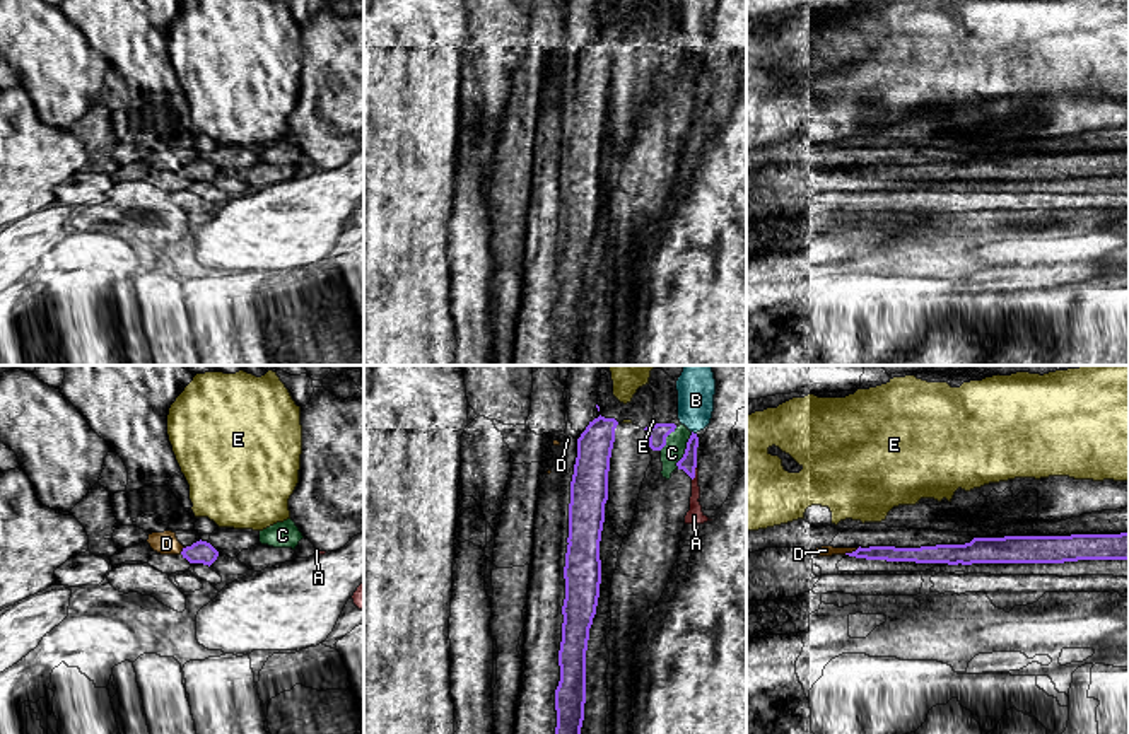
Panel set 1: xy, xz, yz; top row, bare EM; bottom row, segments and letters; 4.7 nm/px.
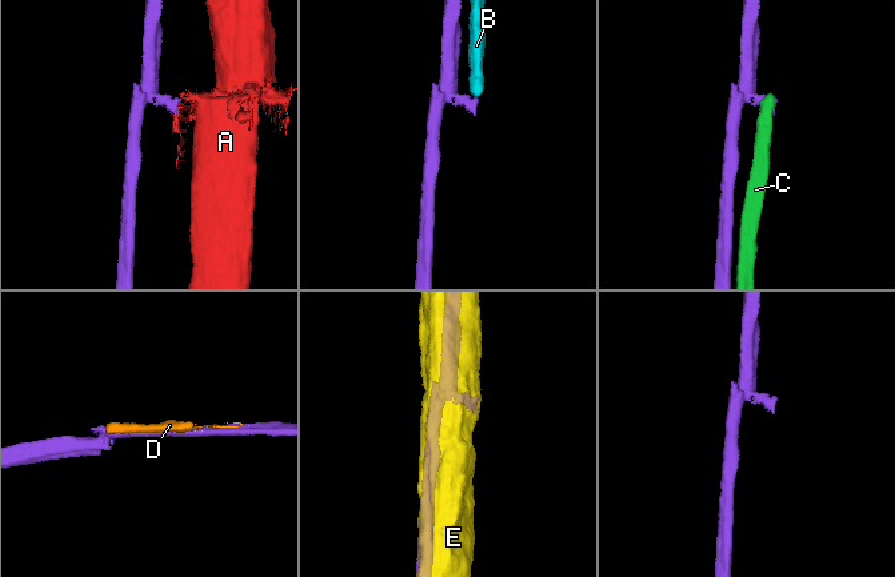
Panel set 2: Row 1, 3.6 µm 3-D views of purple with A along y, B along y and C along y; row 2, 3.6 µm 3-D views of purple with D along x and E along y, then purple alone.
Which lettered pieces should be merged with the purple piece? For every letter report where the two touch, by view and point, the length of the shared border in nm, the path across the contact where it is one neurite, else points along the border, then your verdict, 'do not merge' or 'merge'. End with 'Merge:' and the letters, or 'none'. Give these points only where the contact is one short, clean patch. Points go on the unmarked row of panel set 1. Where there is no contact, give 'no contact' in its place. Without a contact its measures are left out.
A: contact xz (694, 91); length 70 nm; border xz (696, 84), (692, 98); do not merge
B: contact xz (692, 50); length 30 nm; do not merge
C: contact xz (685, 67); length 180 nm; do not merge
D: contact yz (853, 169); length 90 nm; do not merge
E: contact xz (653, 43); length 40 nm; do not merge
Merge: none

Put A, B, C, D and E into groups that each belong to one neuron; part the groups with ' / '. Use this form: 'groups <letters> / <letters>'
groups A / B C / D / E

